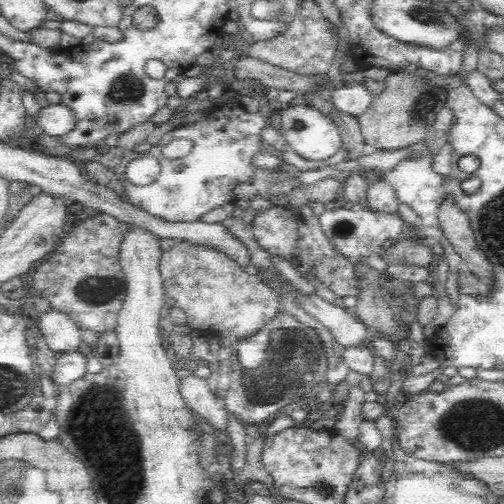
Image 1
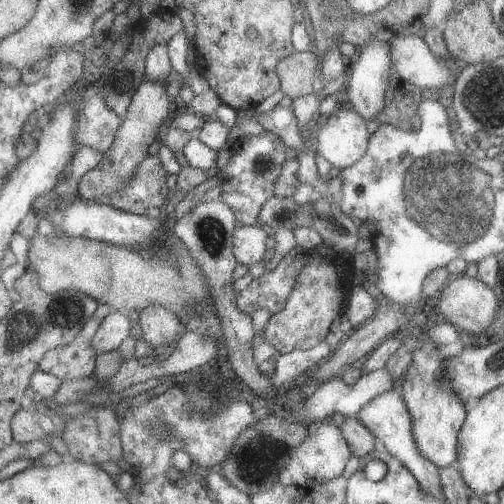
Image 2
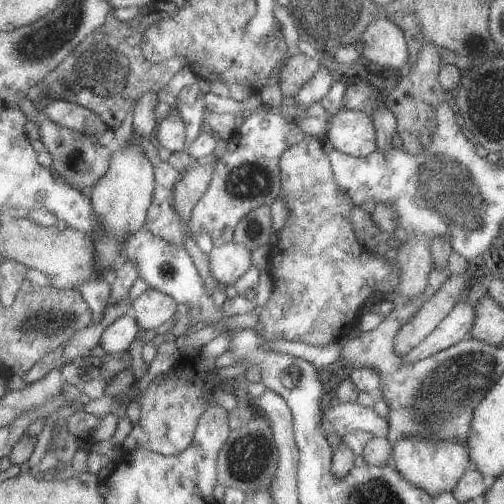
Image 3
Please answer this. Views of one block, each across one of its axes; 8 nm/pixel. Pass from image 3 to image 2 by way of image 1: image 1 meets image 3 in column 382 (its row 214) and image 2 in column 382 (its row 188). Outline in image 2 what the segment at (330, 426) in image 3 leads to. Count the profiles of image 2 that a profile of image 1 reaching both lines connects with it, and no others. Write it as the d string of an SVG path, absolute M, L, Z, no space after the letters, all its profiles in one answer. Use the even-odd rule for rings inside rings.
M389 390L385 394L381 394L379 398L375 398L369 406L365 406L365 410L361 410L357 414L357 418L369 428L369 432L381 440L387 448L387 452L397 458L421 484L423 484L423 490L425 492L433 492L433 494L439 494L443 490L443 484L441 484L441 478L439 478L439 468L421 456L419 452L419 446L417 446L417 440L413 436L413 416L407 408L407 402L405 402L405 396L403 392L395 392L395 390Z

